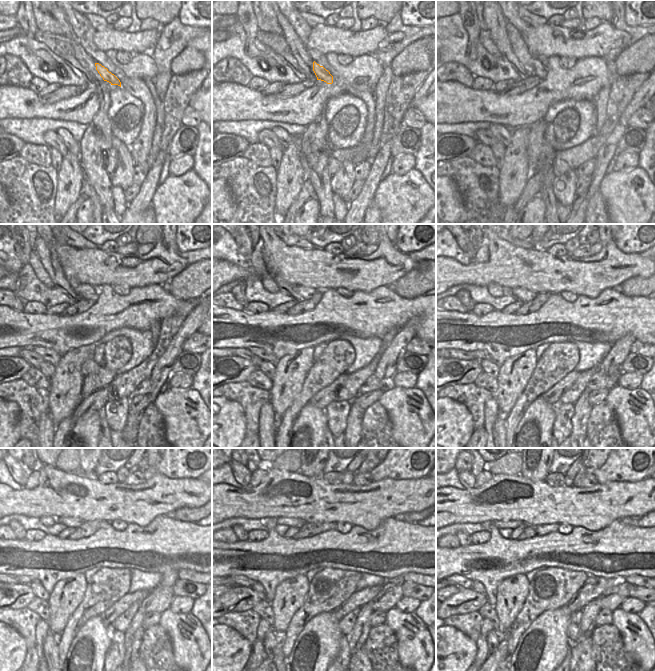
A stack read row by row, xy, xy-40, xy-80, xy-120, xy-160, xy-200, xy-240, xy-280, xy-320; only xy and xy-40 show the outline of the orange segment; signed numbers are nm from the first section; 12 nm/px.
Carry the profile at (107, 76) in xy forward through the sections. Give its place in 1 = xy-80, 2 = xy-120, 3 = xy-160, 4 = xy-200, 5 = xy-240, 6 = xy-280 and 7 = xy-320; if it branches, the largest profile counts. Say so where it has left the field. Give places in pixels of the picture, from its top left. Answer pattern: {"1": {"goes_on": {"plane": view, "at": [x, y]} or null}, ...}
{"1": {"goes_on": {"plane": "xy-80", "at": [540, 70]}}, "2": {"goes_on": {"plane": "xy-120", "at": [84, 291]}}, "3": {"goes_on": {"plane": "xy-160", "at": [302, 293]}}, "4": {"goes_on": {"plane": "xy-200", "at": [523, 295]}}, "5": {"goes_on": {"plane": "xy-240", "at": [75, 522]}}, "6": {"goes_on": {"plane": "xy-280", "at": [289, 521]}}, "7": {"goes_on": {"plane": "xy-320", "at": [512, 524]}}}

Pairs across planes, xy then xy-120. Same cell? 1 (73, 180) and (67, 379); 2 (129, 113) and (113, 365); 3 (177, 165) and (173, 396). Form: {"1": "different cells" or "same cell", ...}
{"1": "same cell", "2": "same cell", "3": "different cells"}

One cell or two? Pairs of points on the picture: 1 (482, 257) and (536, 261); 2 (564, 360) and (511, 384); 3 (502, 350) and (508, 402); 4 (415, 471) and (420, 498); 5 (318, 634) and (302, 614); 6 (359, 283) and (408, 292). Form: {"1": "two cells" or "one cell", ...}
{"1": "two cells", "2": "two cells", "3": "two cells", "4": "two cells", "5": "two cells", "6": "two cells"}

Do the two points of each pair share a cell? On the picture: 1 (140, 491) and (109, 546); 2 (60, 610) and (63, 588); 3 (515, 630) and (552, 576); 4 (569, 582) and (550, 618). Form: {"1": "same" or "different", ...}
{"1": "different", "2": "same", "3": "same", "4": "different"}

